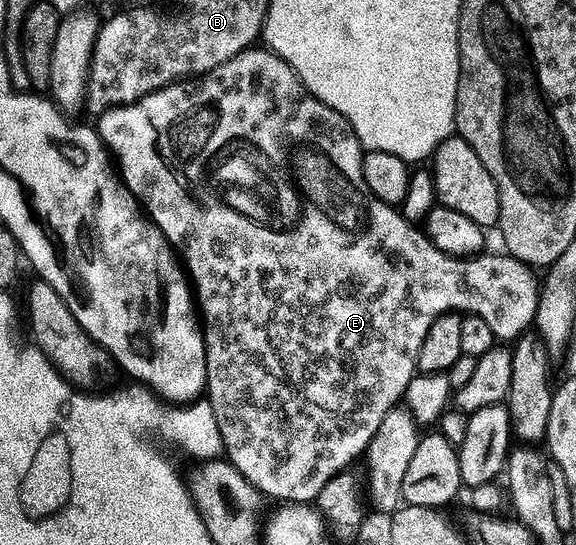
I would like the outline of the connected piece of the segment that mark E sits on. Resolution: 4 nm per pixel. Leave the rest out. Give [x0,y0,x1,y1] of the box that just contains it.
[98,49,542,505]

